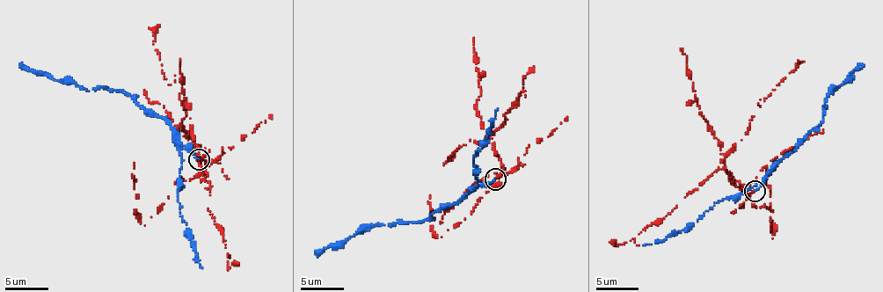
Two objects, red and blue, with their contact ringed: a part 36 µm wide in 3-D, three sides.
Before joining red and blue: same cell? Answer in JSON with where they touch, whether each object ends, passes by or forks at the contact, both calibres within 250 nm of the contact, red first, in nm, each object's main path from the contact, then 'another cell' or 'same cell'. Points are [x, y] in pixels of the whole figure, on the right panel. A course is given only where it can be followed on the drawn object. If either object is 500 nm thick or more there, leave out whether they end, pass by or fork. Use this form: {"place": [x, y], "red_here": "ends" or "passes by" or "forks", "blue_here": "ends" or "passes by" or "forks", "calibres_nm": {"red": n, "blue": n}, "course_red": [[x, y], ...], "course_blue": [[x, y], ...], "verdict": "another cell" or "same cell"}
{"place": [755, 191], "red_here": "ends", "blue_here": "ends", "calibres_nm": {"red": 180, "blue": 200}, "course_red": [[754, 190], [747, 195], [731, 177], [725, 165], [672, 210], [622, 244], [609, 242]], "course_blue": [[754, 190], [822, 119], [830, 89], [843, 83], [862, 63]], "verdict": "another cell"}

